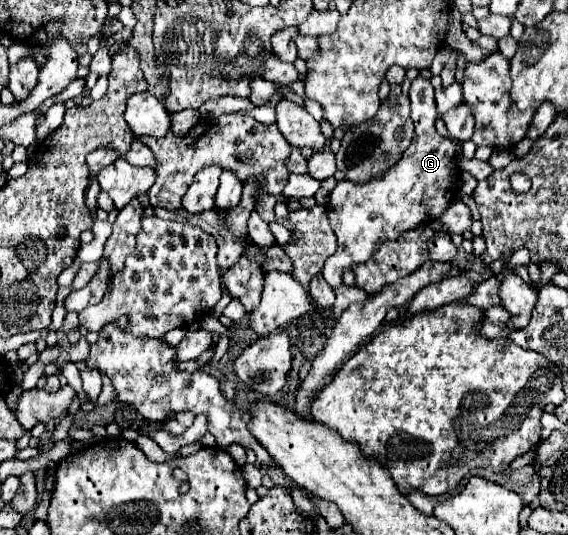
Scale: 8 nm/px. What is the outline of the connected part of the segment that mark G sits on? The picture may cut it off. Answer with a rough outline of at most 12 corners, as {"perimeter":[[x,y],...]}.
{"perimeter":[[411,83],[415,137],[367,185],[337,181],[325,281],[437,219],[459,191],[433,85]]}

